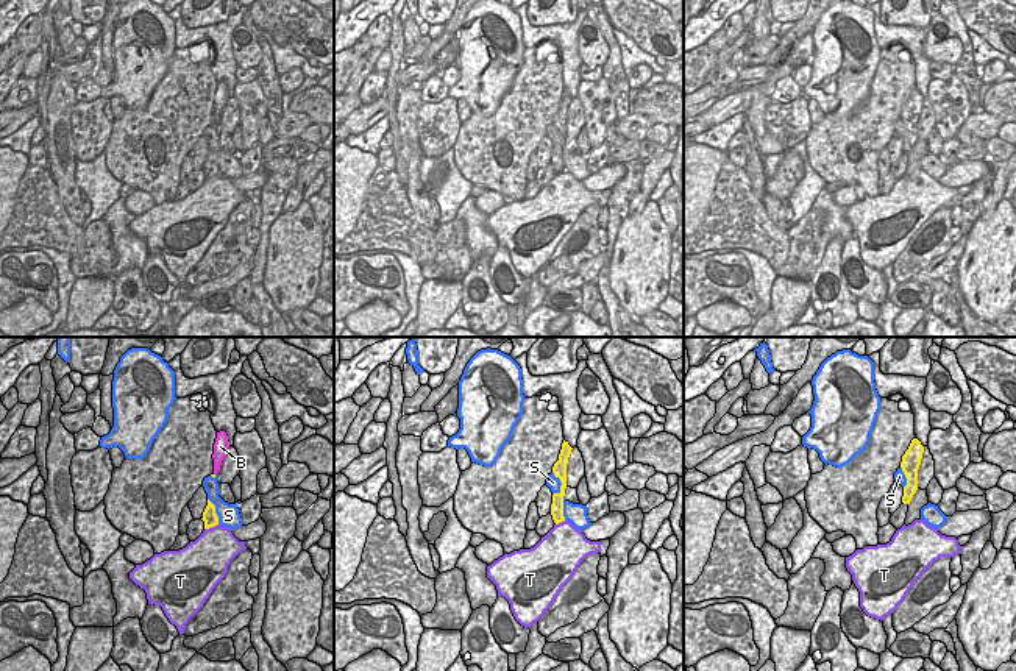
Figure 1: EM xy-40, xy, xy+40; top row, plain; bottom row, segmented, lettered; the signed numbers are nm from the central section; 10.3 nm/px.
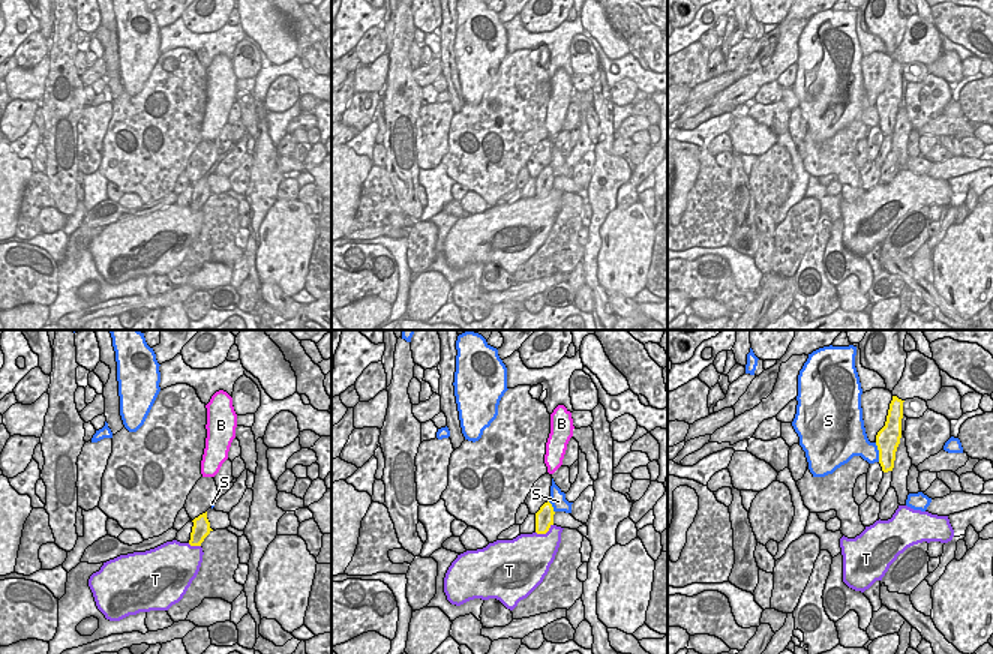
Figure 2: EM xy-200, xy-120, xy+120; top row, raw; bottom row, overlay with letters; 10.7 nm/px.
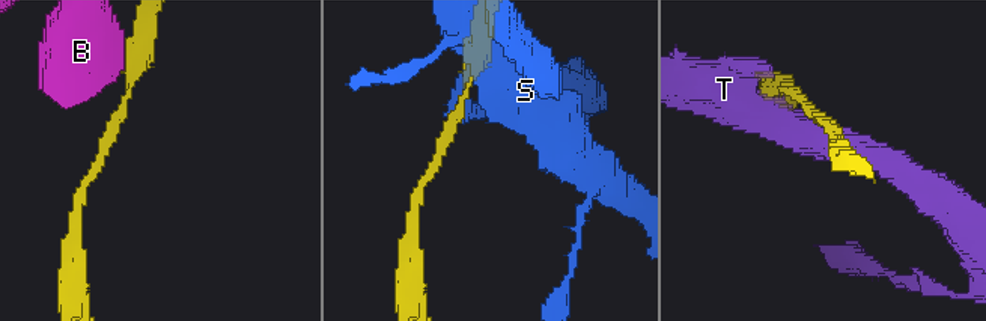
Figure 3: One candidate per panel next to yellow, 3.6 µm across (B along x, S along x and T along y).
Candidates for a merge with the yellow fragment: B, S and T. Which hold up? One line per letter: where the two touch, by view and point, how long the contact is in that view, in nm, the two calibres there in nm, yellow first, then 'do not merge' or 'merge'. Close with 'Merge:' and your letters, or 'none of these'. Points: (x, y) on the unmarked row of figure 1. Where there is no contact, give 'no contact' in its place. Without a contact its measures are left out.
B: no contact; do not merge
S: contact xy (562, 134); length 260 nm; calibres 140 and 140 nm; do not merge
T: contact xy-40 (211, 177); length 160 nm; calibres 160 and 420 nm; do not merge
Merge: none of these

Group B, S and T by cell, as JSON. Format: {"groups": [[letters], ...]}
{"groups": [["B"], ["S"], ["T"]]}

